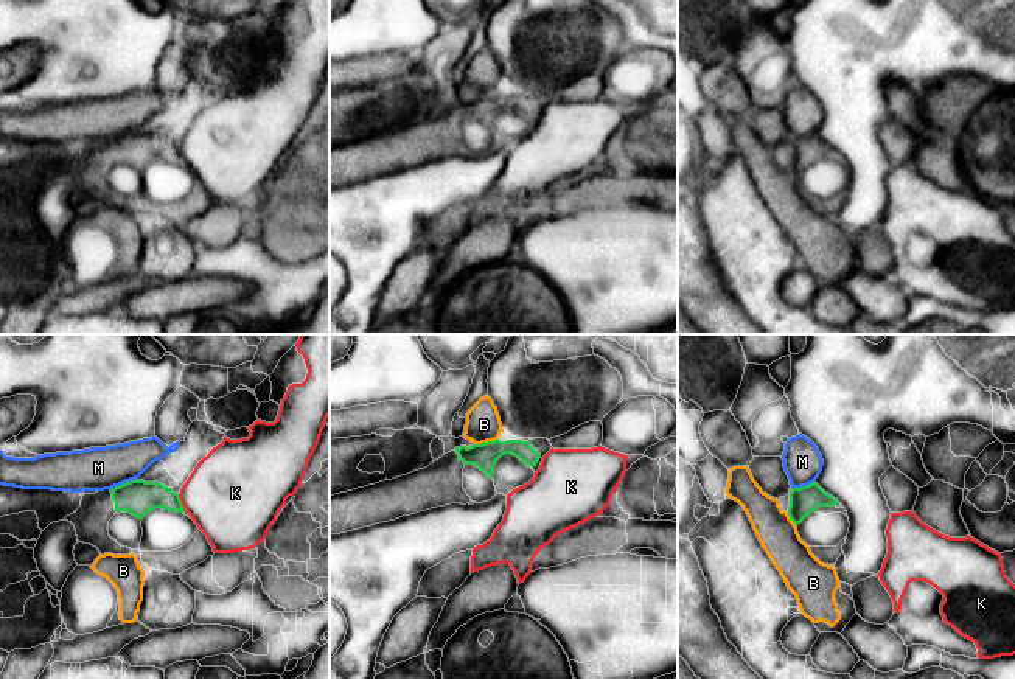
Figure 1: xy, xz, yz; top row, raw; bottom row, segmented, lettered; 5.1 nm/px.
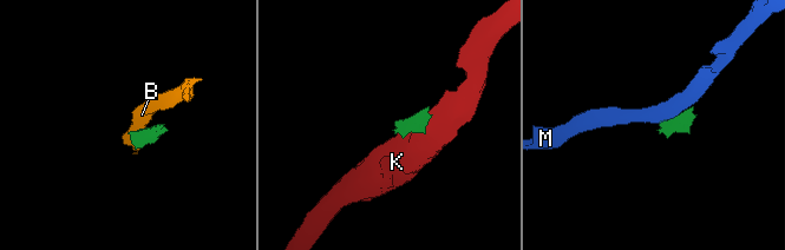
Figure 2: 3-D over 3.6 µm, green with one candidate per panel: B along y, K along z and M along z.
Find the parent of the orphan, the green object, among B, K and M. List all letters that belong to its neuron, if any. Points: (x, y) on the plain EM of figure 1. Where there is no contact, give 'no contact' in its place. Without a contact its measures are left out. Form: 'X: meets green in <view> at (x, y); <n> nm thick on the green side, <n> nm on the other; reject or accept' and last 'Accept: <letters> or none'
B: meets green in xz at (487, 94); 140 nm thick on the green side, 180 nm on the other; reject
K: meets green in xy at (181, 156); 180 nm thick on the green side, 440 nm on the other; reject
M: meets green in xy at (123, 135); 180 nm thick on the green side, 220 nm on the other; reject
Accept: none

